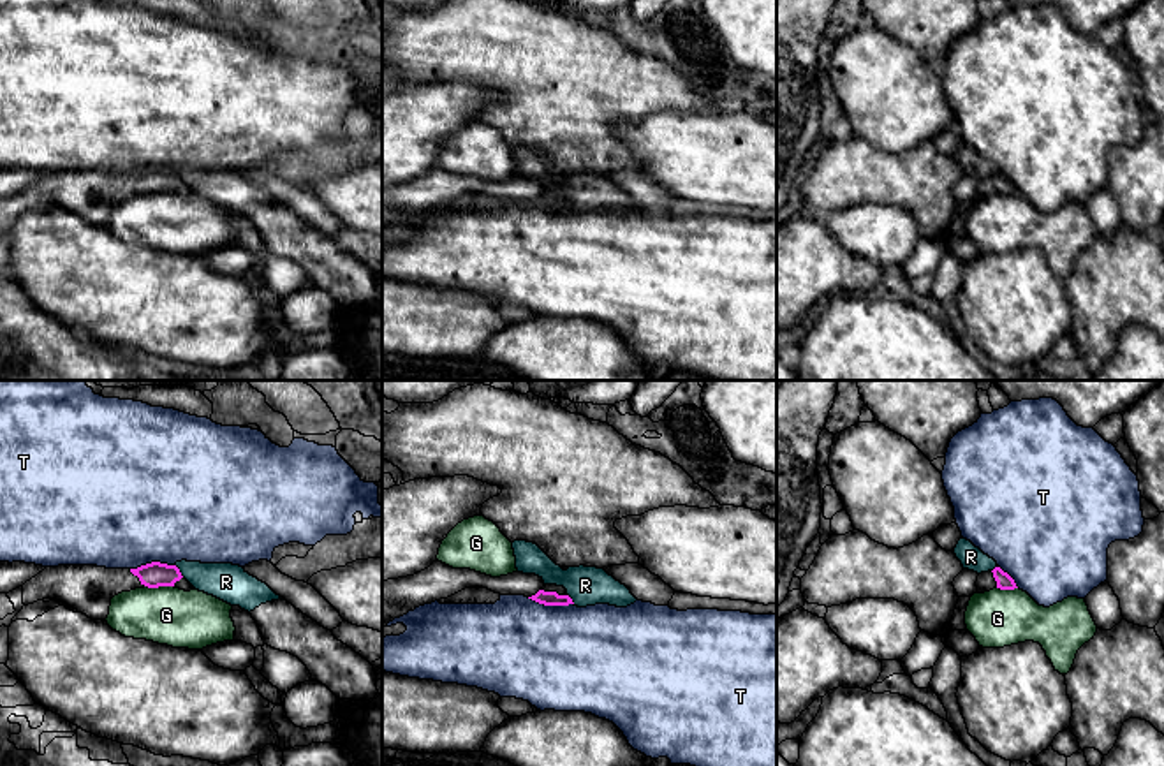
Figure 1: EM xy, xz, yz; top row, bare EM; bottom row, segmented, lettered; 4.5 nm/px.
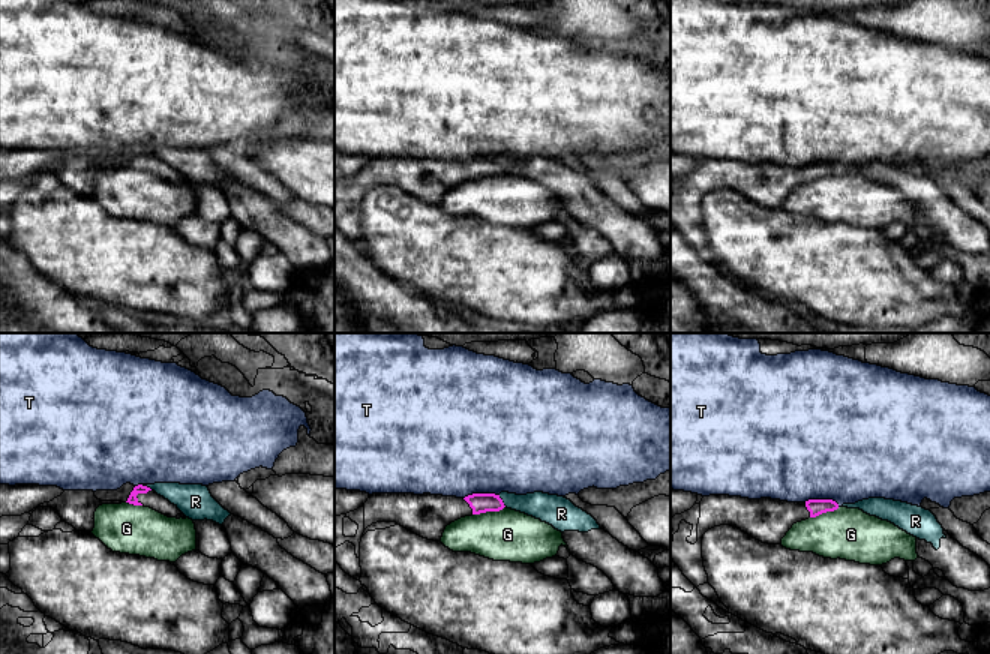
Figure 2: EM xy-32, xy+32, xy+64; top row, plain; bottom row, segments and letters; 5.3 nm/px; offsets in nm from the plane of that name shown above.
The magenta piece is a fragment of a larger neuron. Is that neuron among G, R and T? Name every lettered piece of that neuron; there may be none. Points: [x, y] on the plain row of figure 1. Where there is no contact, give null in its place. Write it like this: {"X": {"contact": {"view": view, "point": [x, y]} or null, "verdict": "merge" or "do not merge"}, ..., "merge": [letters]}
{"G": {"contact": {"view": "xy", "point": [159, 191]}, "verdict": "do not merge"}, "R": {"contact": {"view": "xy", "point": [178, 176]}, "verdict": "do not merge"}, "T": {"contact": {"view": "xz", "point": [550, 210]}, "verdict": "do not merge"}, "merge": []}

